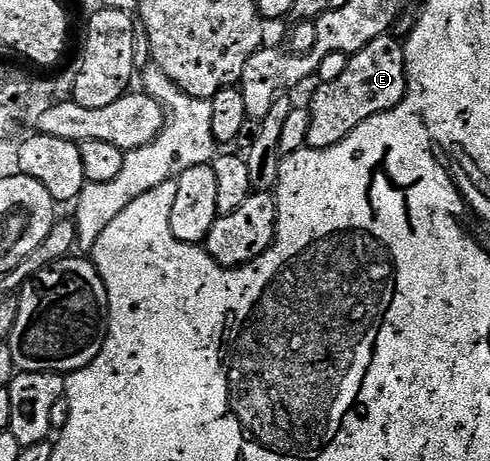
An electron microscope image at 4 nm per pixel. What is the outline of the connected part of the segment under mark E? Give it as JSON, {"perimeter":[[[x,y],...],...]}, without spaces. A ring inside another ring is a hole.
{"perimeter":[[[388,32],[377,36],[377,40],[373,40],[365,48],[361,48],[357,53],[348,57],[345,72],[341,72],[341,76],[337,76],[337,80],[319,82],[316,85],[315,95],[312,96],[311,103],[309,103],[311,115],[309,116],[307,146],[310,149],[333,148],[333,144],[345,140],[345,136],[349,136],[349,132],[353,132],[353,128],[357,128],[357,124],[369,120],[369,116],[377,116],[382,110],[388,110],[401,104],[401,100],[407,95],[404,43],[400,39],[398,42],[393,35],[394,33]]]}

